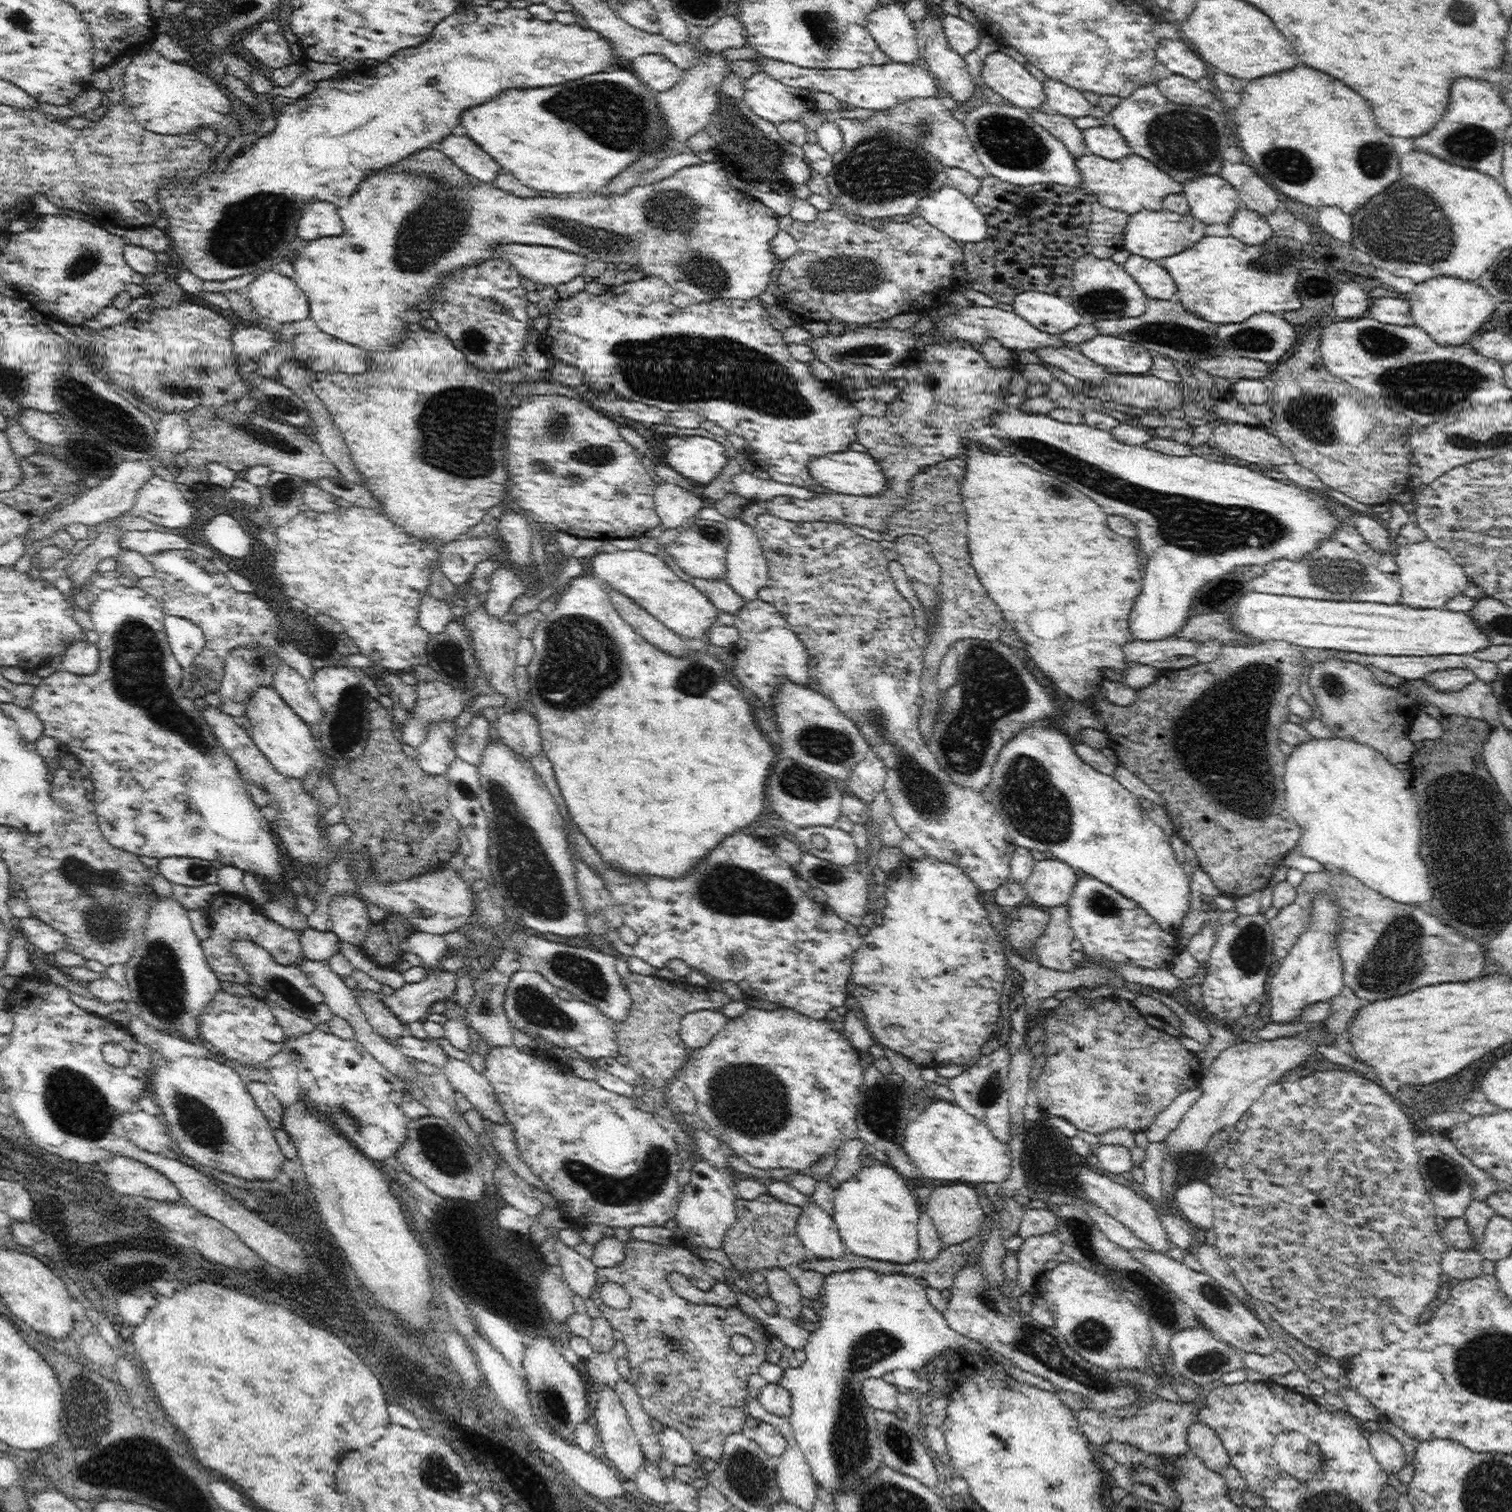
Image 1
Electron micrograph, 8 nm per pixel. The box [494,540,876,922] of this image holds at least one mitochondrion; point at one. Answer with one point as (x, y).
(580, 654)

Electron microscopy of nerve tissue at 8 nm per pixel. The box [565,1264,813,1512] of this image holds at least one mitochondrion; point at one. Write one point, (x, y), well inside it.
(748, 1478)

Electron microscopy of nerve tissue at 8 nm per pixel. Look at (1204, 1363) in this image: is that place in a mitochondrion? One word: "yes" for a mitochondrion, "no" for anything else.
yes

